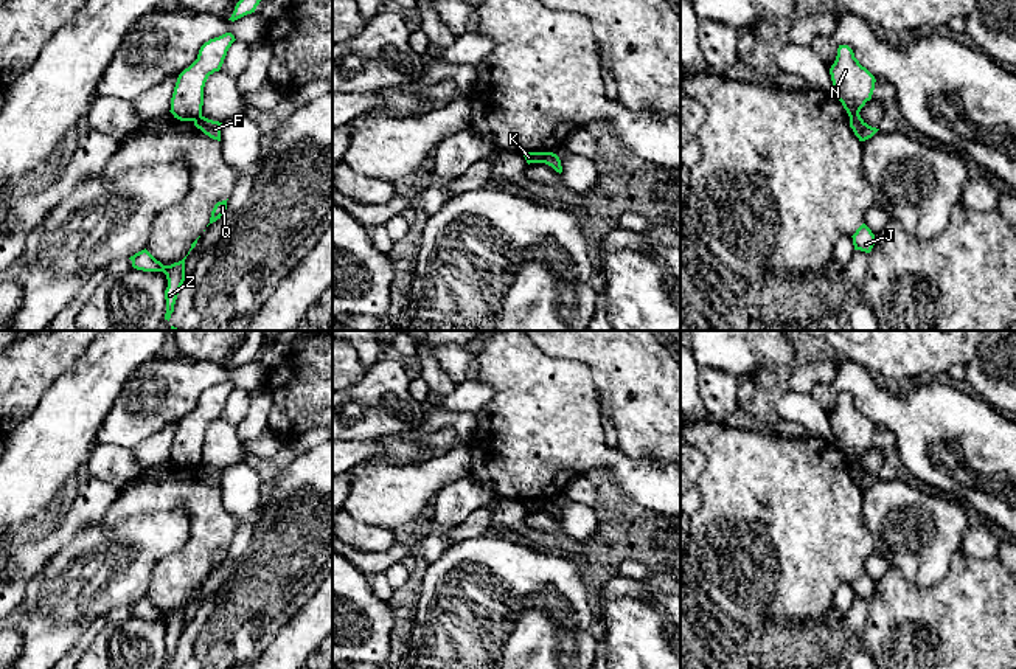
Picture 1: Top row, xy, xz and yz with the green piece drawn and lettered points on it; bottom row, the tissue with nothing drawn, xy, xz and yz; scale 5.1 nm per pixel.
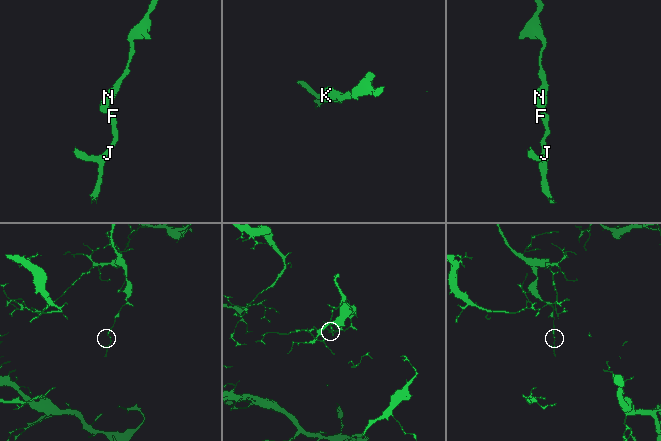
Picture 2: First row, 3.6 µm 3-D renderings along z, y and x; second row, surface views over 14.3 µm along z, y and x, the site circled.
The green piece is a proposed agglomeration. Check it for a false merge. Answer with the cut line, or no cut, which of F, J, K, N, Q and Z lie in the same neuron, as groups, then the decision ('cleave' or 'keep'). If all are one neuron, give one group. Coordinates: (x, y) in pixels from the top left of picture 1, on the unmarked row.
cut xz (547, 500), (542, 509); groups F J Q Z / K N; cleave

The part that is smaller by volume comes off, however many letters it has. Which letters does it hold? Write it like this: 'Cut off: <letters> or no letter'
Cut off: F, J, Q, Z

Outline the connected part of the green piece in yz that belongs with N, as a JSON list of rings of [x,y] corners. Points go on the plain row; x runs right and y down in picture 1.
[[[839,393],[830,422],[833,439],[848,464],[859,464],[861,456],[872,447],[876,430],[875,424],[859,411],[848,393]]]

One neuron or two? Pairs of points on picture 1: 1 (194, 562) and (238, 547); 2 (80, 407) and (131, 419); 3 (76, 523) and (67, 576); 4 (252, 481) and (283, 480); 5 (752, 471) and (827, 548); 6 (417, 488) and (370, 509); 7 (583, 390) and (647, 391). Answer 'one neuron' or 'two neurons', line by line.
1: two neurons
2: two neurons
3: two neurons
4: two neurons
5: one neuron
6: one neuron
7: two neurons

